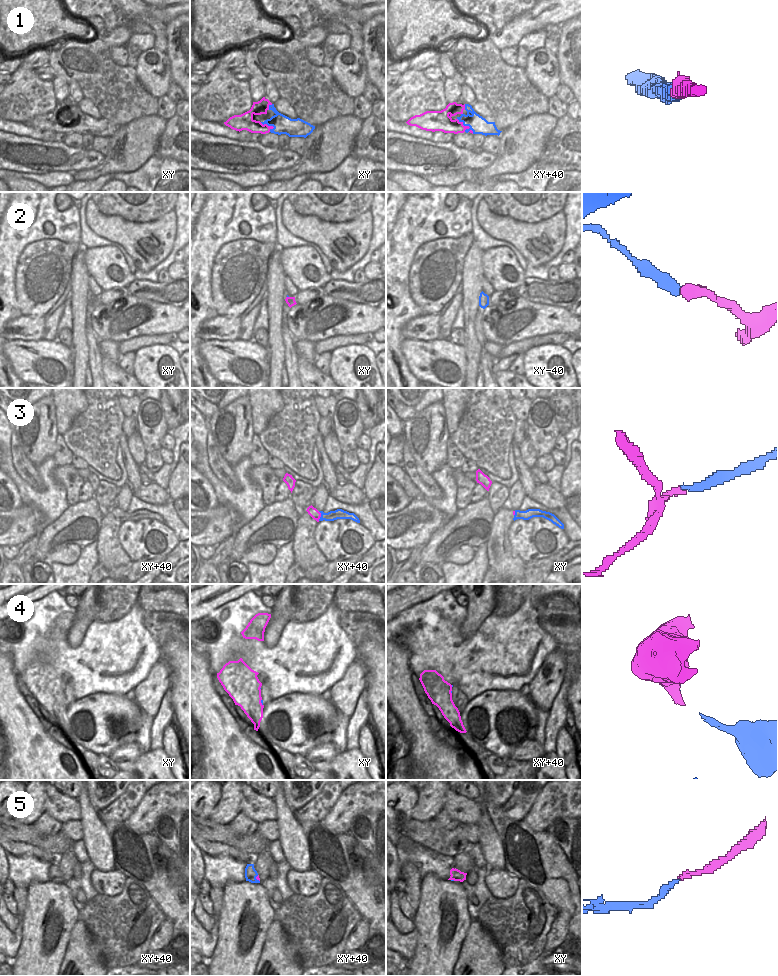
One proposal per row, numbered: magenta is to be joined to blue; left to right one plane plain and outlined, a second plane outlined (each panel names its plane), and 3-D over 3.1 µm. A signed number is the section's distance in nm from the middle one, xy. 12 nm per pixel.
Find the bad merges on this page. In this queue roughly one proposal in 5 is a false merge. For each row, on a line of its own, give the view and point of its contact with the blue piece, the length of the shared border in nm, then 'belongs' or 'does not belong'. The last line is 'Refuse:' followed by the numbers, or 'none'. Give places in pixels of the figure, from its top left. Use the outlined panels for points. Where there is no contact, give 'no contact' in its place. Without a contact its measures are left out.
1: contact xy+40 (466, 125); length 280 nm; belongs
2: no contact; does not belong
3: contact xy+40 (321, 516); length 120 nm; belongs
4: contact xy (261, 702); length 80 nm; belongs
5: contact xy+40 (255, 878); length 90 nm; belongs
Refuse: 2

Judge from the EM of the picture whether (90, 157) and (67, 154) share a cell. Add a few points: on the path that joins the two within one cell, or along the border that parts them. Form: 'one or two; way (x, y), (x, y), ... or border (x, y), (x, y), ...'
one; way (84, 157), (73, 157)

